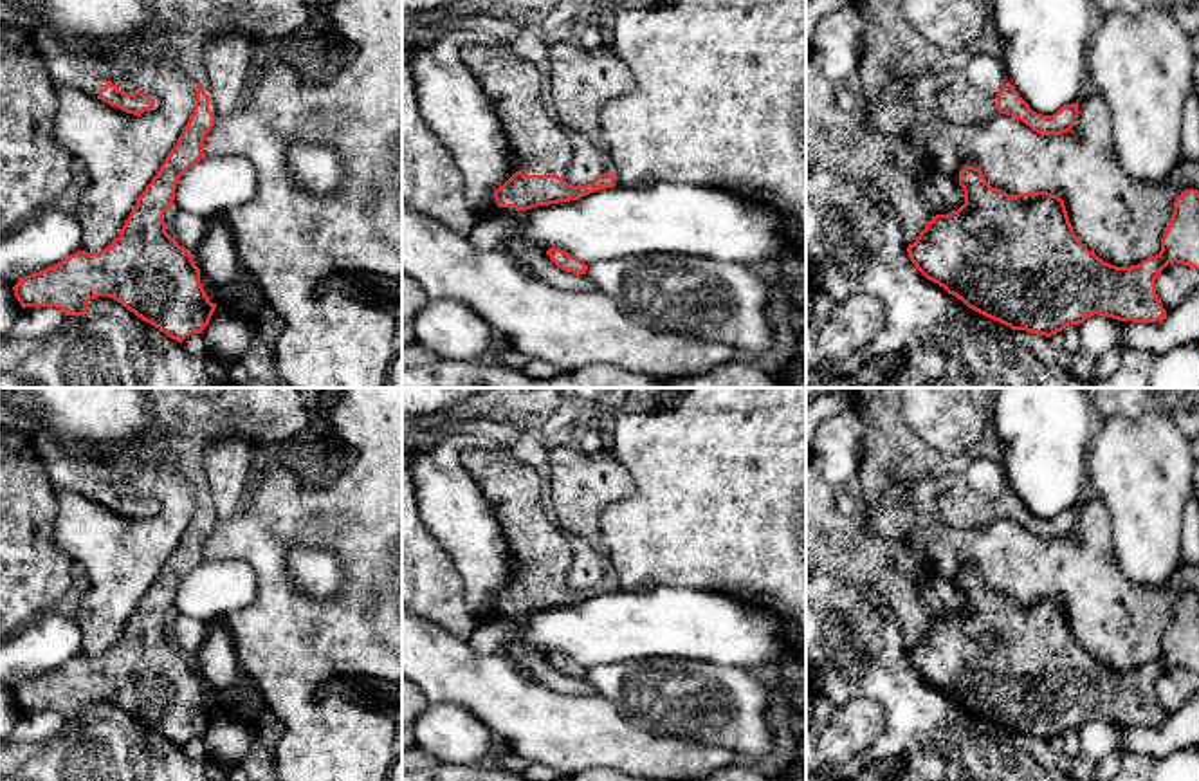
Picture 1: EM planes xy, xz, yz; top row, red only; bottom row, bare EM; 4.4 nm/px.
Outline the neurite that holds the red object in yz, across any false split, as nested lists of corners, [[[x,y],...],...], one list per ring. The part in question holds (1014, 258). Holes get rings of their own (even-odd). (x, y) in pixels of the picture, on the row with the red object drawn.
[[[965,166],[959,175],[965,204],[950,215],[936,215],[907,247],[914,267],[968,308],[999,321],[1011,330],[1051,337],[1069,325],[1080,325],[1089,316],[1103,314],[1118,321],[1156,323],[1167,310],[1156,294],[1156,278],[1168,263],[1199,269],[1199,191],[1186,189],[1174,202],[1174,213],[1161,238],[1161,251],[1138,265],[1116,267],[1089,251],[1075,234],[1064,200],[1048,191],[1008,195],[992,188],[983,171]]]

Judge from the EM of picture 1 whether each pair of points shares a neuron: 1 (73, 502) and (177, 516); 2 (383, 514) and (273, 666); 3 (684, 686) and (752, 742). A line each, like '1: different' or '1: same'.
1: same
2: same
3: same

